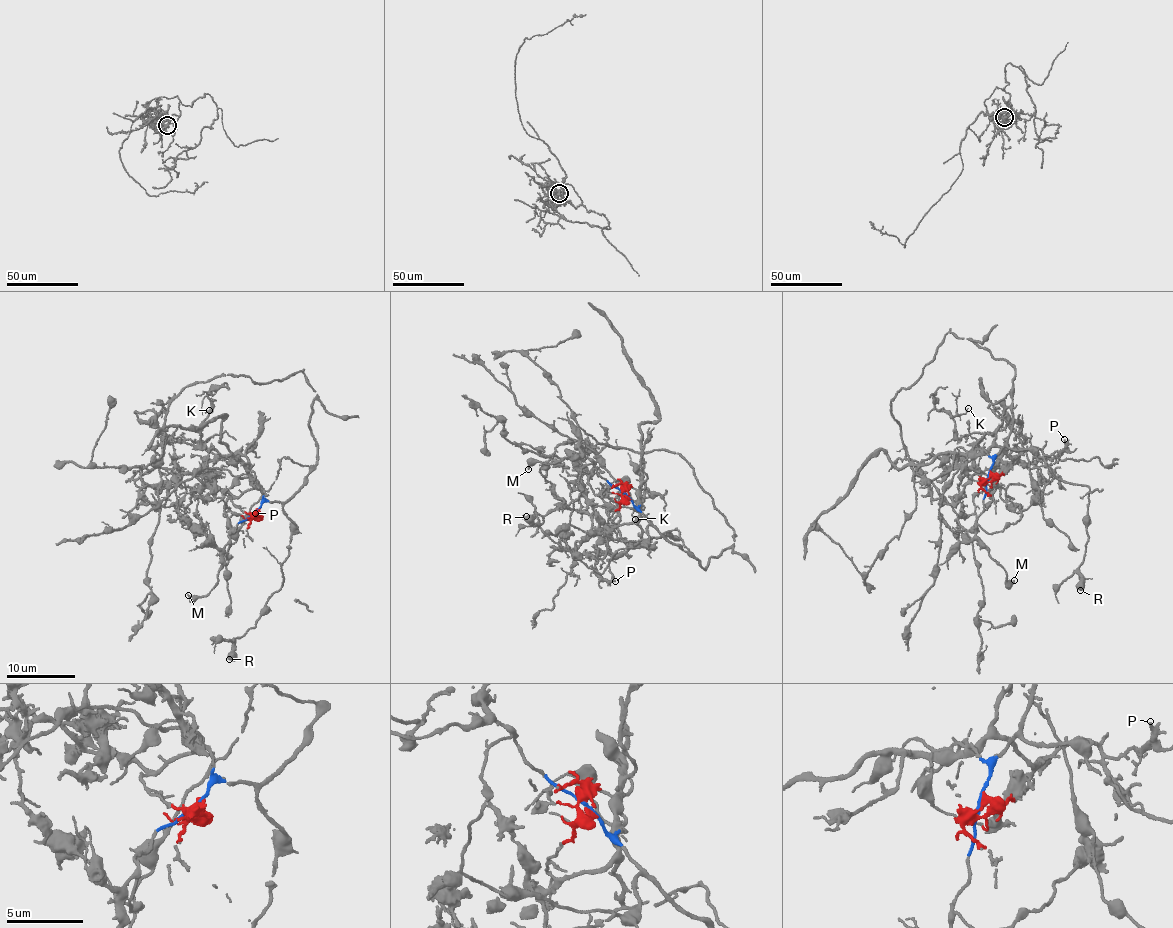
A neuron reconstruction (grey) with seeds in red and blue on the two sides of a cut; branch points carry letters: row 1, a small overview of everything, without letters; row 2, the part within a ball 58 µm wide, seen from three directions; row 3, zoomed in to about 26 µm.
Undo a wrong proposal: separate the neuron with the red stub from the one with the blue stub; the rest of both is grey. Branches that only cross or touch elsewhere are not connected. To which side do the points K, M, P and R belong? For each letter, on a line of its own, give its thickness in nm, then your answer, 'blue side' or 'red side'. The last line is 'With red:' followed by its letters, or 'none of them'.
K: 100 nm | red side
M: 240 nm | blue side
P: 150 nm | red side
R: 750 nm | blue side
With red: K, P

